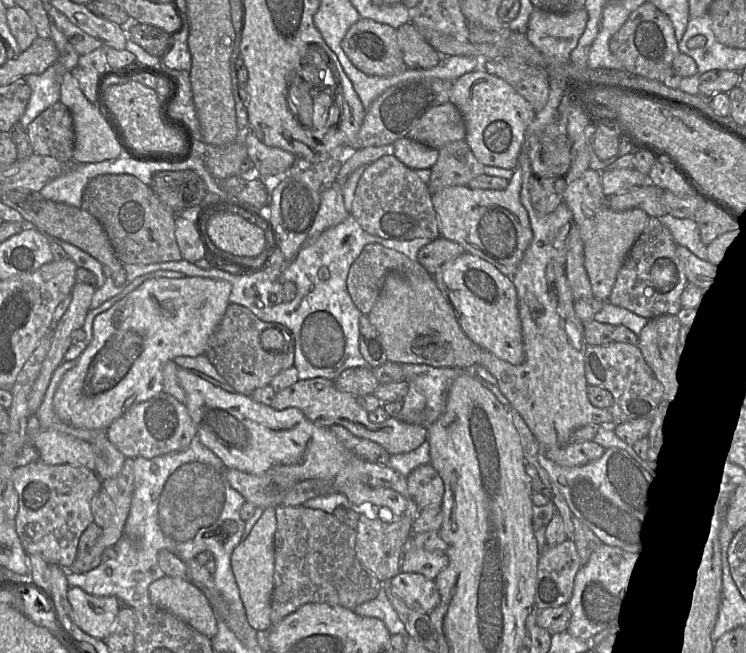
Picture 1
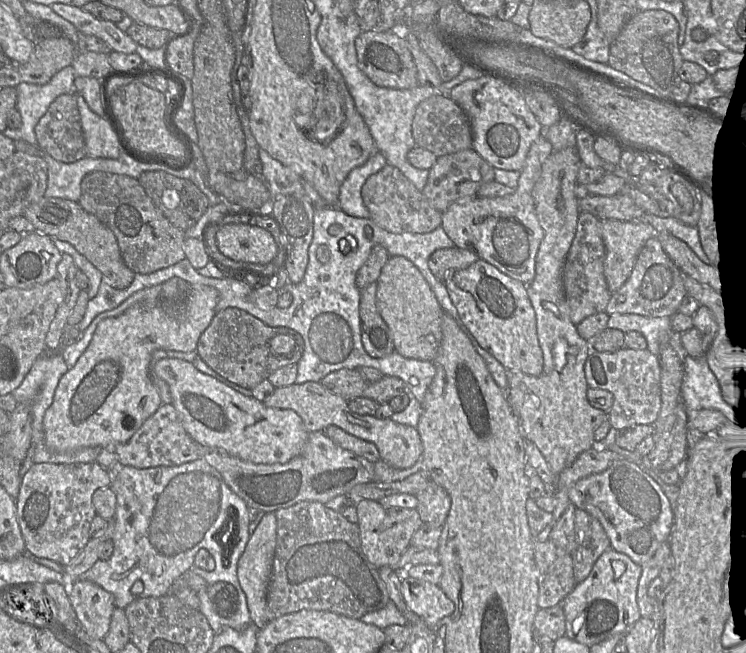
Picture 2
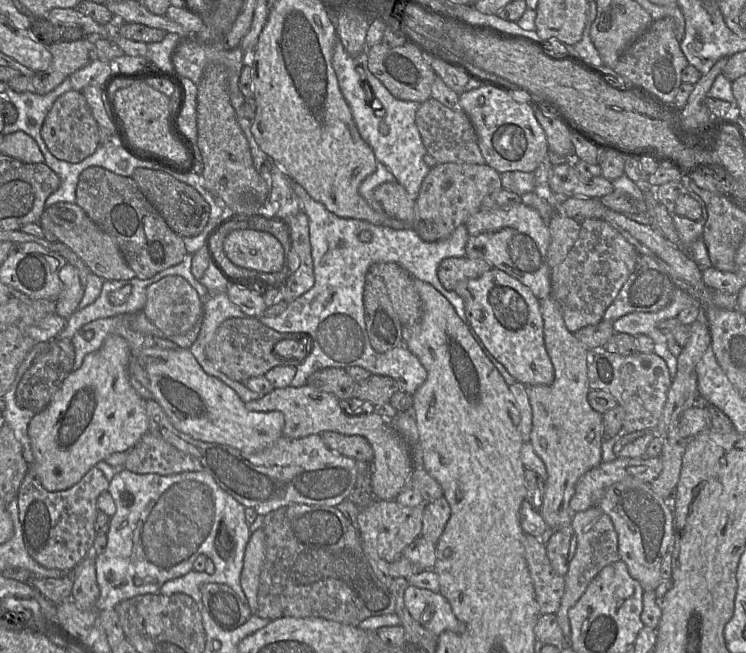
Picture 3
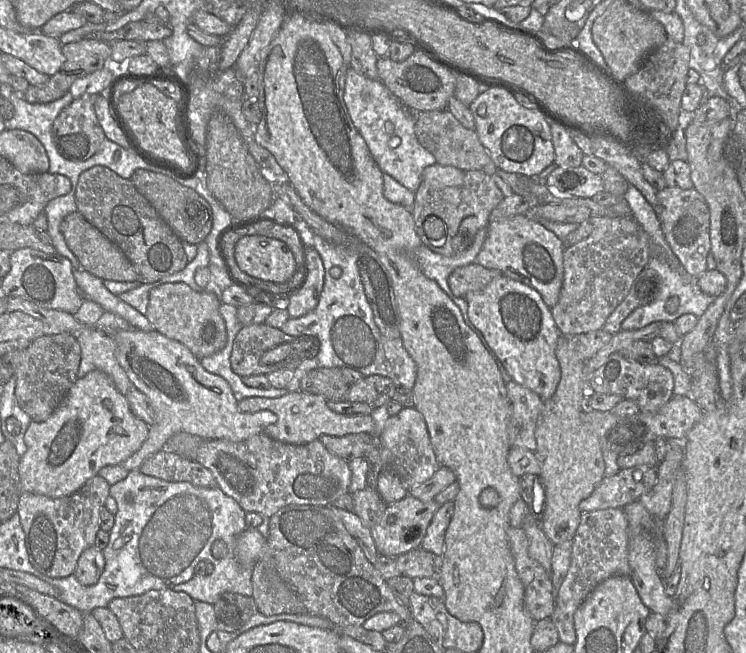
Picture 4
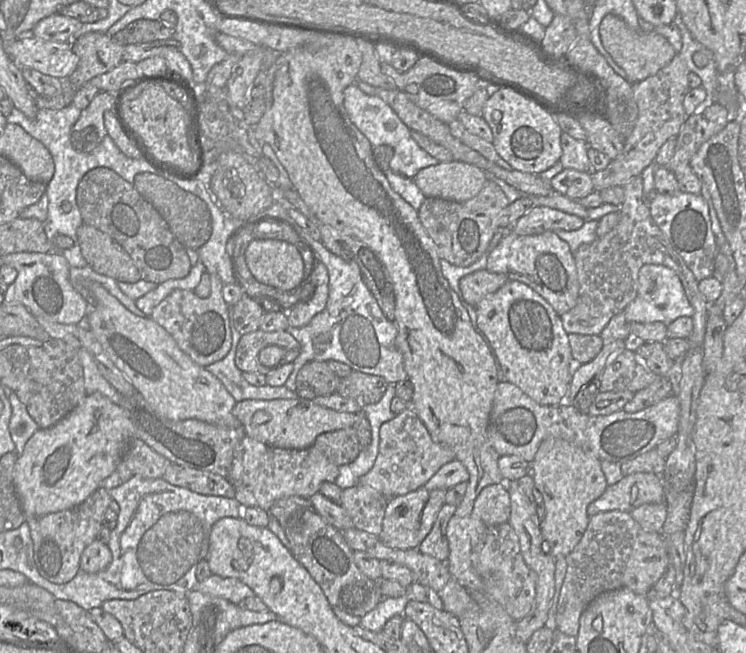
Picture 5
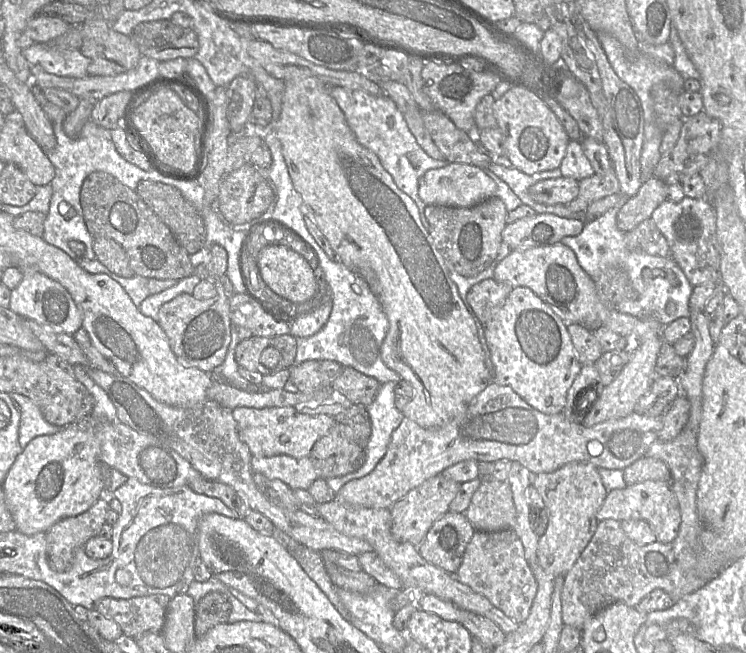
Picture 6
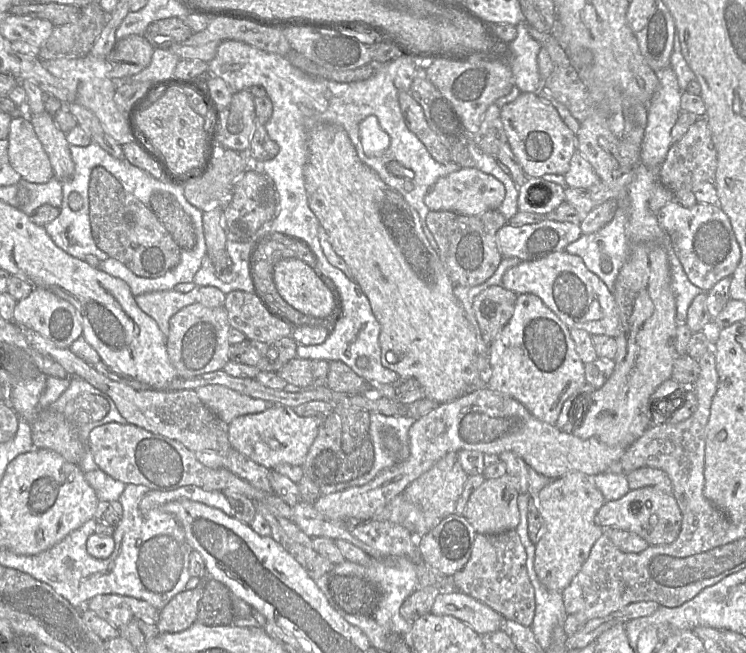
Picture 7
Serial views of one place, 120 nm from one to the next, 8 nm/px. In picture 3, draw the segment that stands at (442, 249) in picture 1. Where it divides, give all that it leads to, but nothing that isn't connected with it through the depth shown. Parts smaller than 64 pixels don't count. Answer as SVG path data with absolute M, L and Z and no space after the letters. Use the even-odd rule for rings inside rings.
M467 256L450 257L439 264L437 277L446 290L454 291L459 282L479 278L492 268L493 266L485 260Z

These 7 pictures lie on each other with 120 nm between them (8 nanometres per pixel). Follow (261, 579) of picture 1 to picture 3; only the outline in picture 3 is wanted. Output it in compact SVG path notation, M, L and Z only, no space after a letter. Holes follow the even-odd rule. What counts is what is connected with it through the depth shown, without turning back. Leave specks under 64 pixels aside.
M262 527L251 534L240 575L241 587L253 615L256 615L258 609L257 595L260 574L265 561L265 551L265 533Z

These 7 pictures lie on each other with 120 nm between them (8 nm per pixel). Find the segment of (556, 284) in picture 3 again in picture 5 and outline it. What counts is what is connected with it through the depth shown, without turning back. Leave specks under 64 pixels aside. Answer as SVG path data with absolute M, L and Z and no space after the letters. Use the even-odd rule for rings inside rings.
M641 175L631 178L623 189L624 200L619 211L620 219L617 225L595 241L582 244L573 254L579 294L576 305L560 316L563 328L567 334L600 335L611 318L622 312L637 297L641 267L645 264L658 264L672 269L679 277L688 301L694 309L693 330L688 341L690 347L702 347L709 304L699 292L698 281L653 221L649 202L643 192Z

